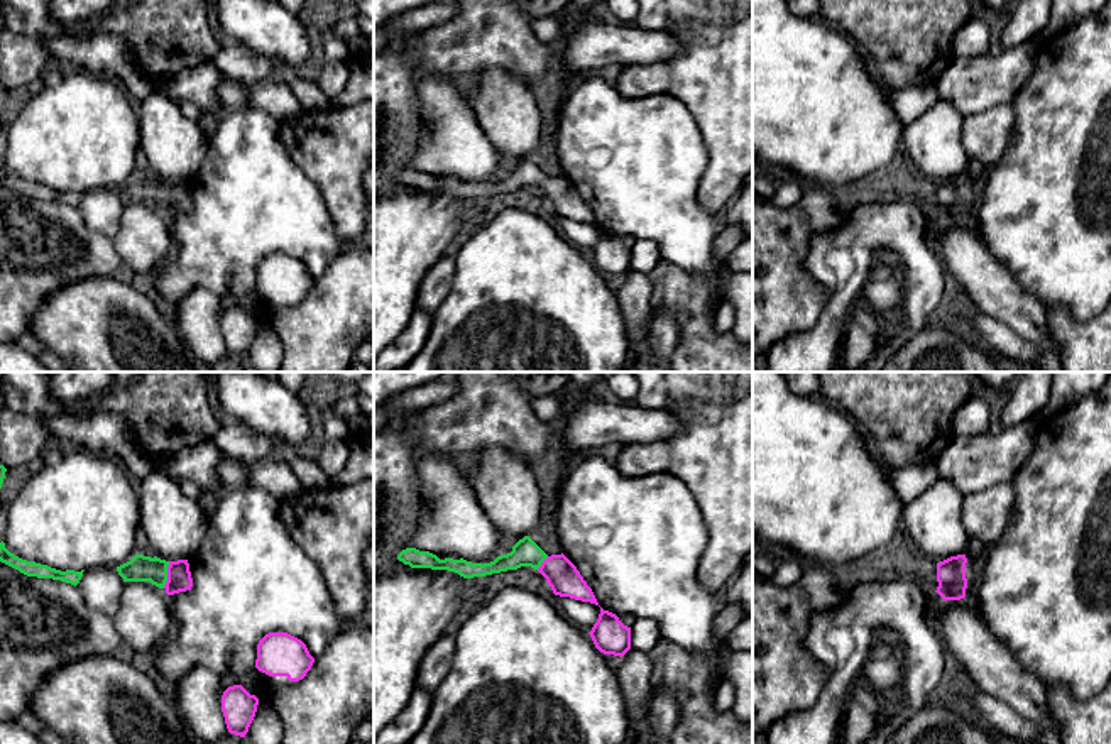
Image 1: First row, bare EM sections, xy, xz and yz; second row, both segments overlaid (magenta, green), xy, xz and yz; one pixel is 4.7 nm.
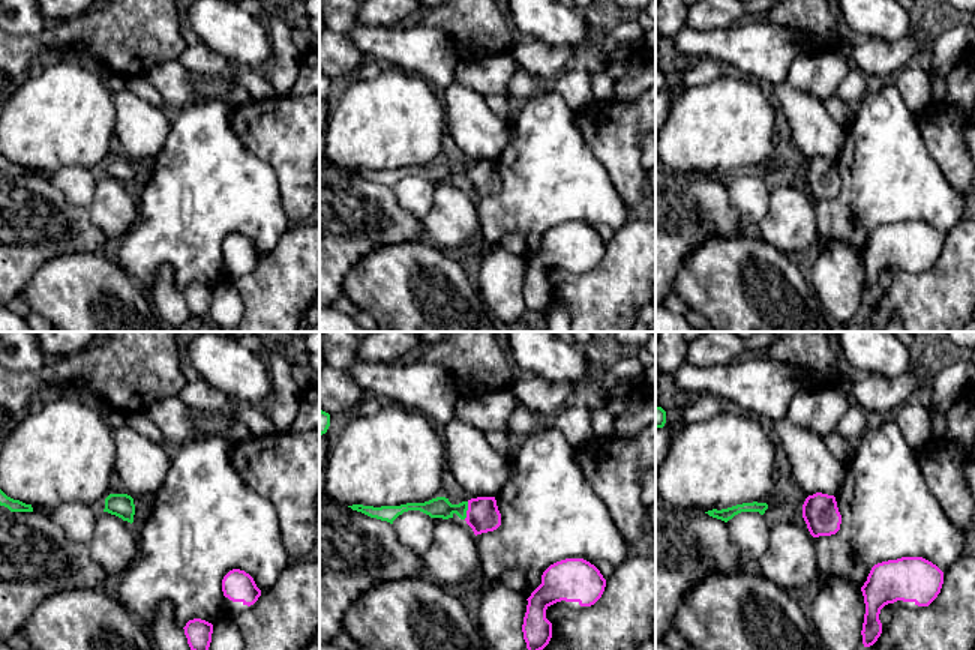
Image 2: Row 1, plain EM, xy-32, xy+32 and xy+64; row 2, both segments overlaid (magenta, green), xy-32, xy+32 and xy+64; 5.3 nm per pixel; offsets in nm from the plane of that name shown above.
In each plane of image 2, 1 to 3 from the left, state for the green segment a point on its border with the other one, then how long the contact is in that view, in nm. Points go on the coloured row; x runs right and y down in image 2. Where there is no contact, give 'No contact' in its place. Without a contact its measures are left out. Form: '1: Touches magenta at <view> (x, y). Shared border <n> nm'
1: No contact
2: Touches magenta at xy+32 (467, 511). Shared border 100 nm
3: No contact

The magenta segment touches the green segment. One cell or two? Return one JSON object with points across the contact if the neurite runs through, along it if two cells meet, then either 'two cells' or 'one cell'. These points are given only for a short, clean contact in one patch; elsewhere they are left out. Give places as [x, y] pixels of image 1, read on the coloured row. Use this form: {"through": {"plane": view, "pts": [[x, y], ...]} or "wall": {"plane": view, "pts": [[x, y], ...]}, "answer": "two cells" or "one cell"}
{"through": {"plane": "xy", "pts": [[180, 579], [168, 575], [141, 568]]}, "answer": "one cell"}

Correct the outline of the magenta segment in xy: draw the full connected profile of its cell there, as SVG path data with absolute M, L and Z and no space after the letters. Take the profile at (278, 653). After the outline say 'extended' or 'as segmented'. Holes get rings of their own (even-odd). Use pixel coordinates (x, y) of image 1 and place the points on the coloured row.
M269 632L257 644L255 668L269 676L299 681L313 663L306 644L287 632Z | as segmented

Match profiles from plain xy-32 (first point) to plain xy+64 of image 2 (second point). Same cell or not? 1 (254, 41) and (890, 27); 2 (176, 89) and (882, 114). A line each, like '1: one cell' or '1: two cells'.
1: one cell
2: two cells

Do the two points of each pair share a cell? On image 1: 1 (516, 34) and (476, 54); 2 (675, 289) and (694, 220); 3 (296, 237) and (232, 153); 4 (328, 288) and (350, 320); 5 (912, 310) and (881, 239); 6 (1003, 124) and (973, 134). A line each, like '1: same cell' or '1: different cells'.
1: same cell
2: different cells
3: same cell
4: same cell
5: same cell
6: same cell

